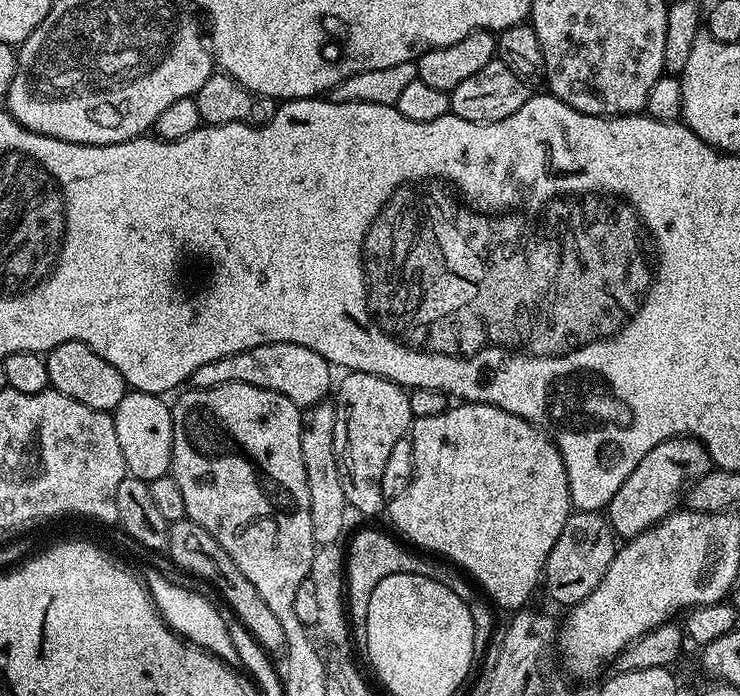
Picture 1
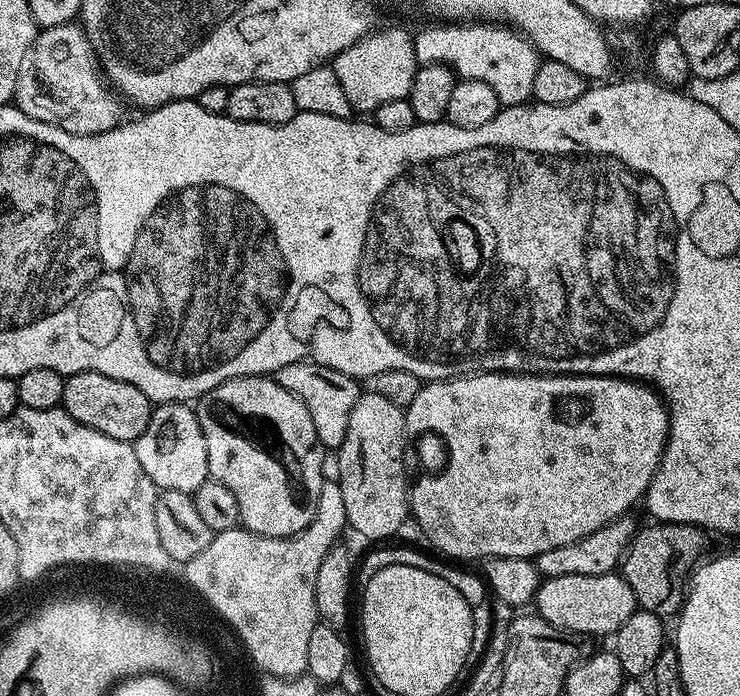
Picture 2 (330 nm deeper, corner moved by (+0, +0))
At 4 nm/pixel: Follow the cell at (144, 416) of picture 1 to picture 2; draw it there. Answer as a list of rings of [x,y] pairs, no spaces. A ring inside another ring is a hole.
[[[173,402],[153,407],[150,422],[134,441],[134,447],[138,462],[142,462],[142,470],[150,474],[157,489],[194,494],[202,482],[210,479],[206,438],[202,434],[202,426],[198,426],[195,407],[187,403]]]

